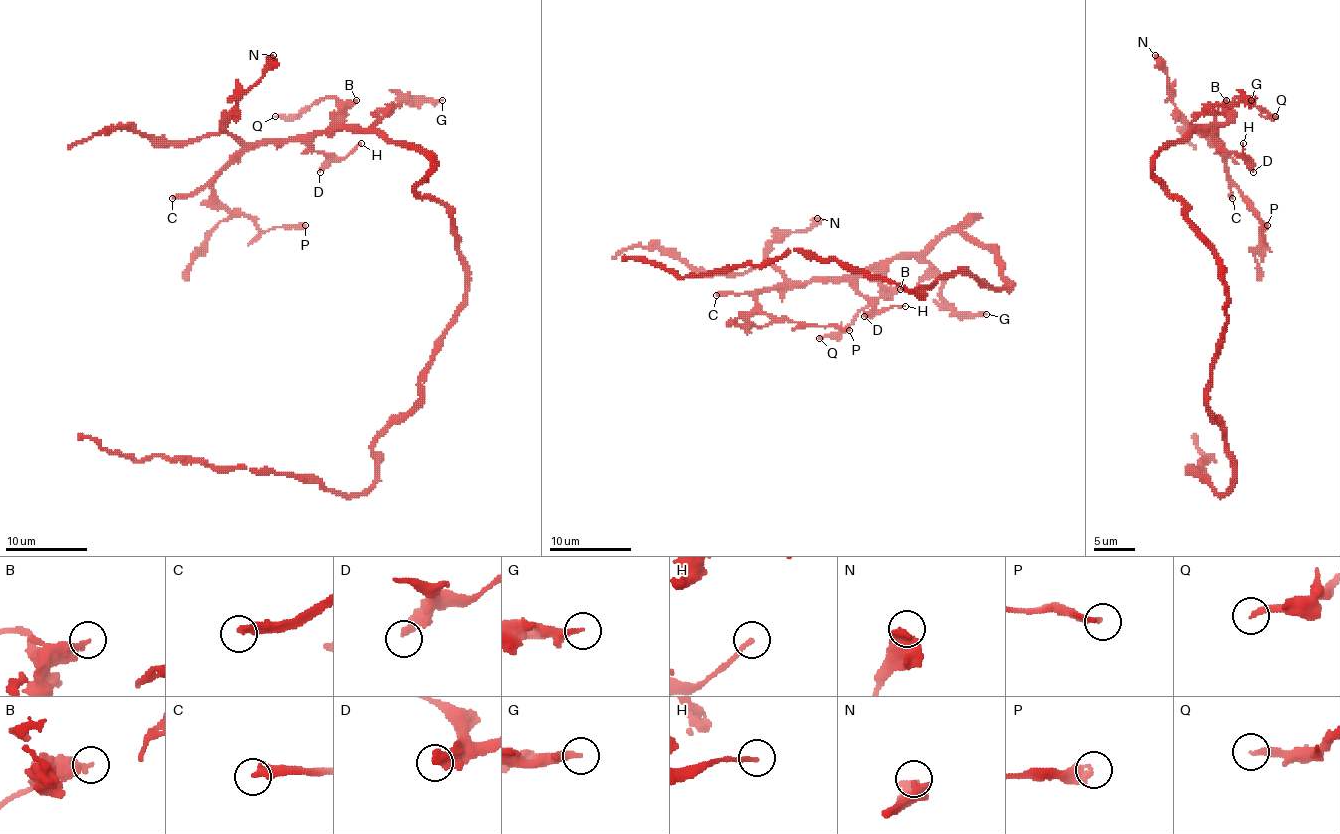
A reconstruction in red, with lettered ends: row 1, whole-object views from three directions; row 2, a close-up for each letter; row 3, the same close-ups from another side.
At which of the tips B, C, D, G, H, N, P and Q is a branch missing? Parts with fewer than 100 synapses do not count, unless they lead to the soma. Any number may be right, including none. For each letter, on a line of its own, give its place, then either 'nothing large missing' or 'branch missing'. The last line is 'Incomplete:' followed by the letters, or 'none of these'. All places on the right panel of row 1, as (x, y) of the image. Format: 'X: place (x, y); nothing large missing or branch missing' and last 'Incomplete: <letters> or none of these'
B: place (1226, 100); nothing large missing
C: place (1232, 198); branch missing
D: place (1253, 172); nothing large missing
G: place (1251, 100); nothing large missing
H: place (1243, 143); nothing large missing
N: place (1155, 55); nothing large missing
P: place (1267, 225); nothing large missing
Q: place (1275, 116); nothing large missing
Incomplete: C

